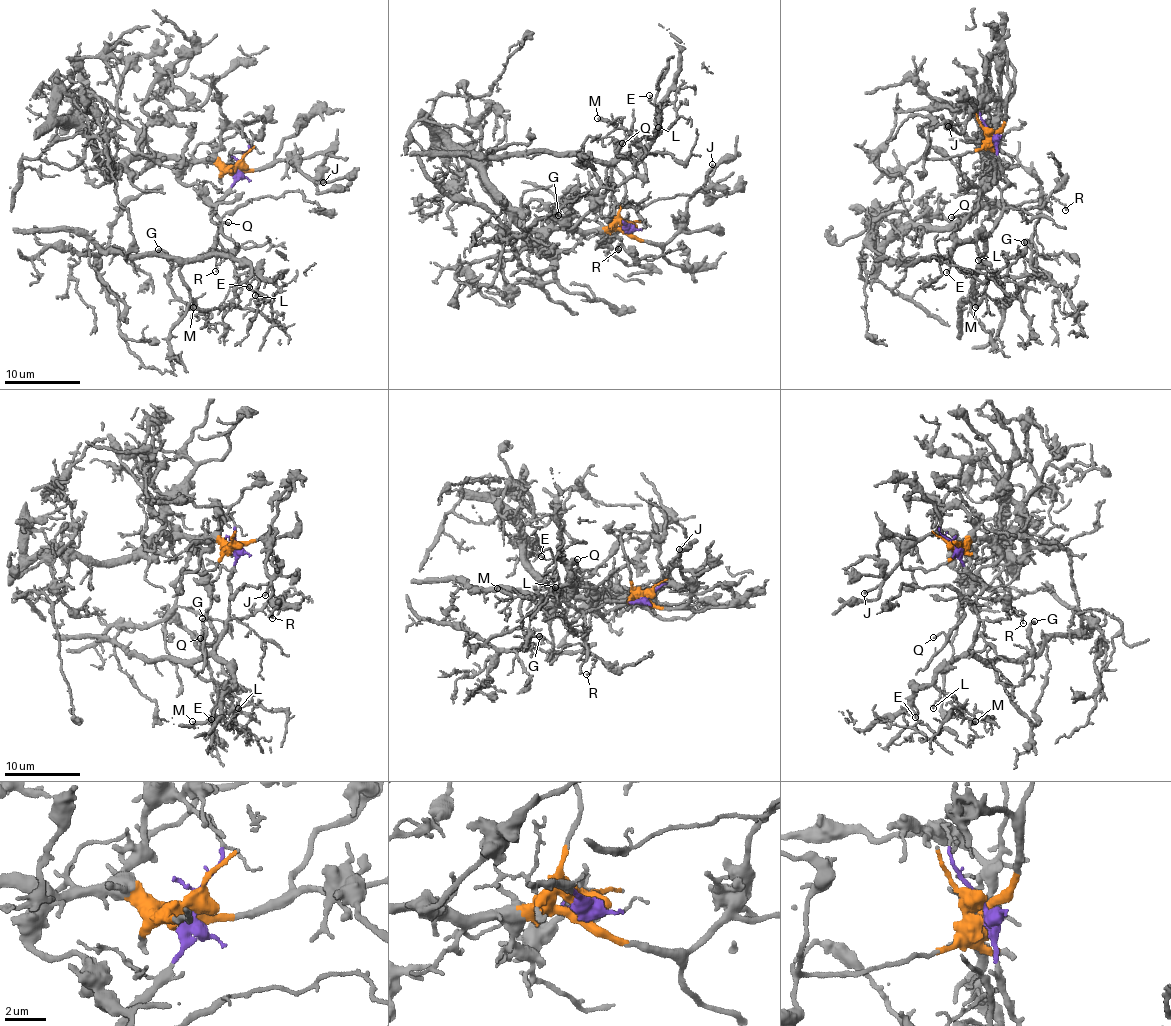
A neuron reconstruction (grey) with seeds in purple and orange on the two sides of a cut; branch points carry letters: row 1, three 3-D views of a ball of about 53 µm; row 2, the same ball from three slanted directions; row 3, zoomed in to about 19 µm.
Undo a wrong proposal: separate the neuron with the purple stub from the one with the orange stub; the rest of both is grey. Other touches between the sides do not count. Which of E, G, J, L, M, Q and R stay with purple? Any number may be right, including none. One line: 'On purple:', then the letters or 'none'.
On purple: E, G, L, M, R

